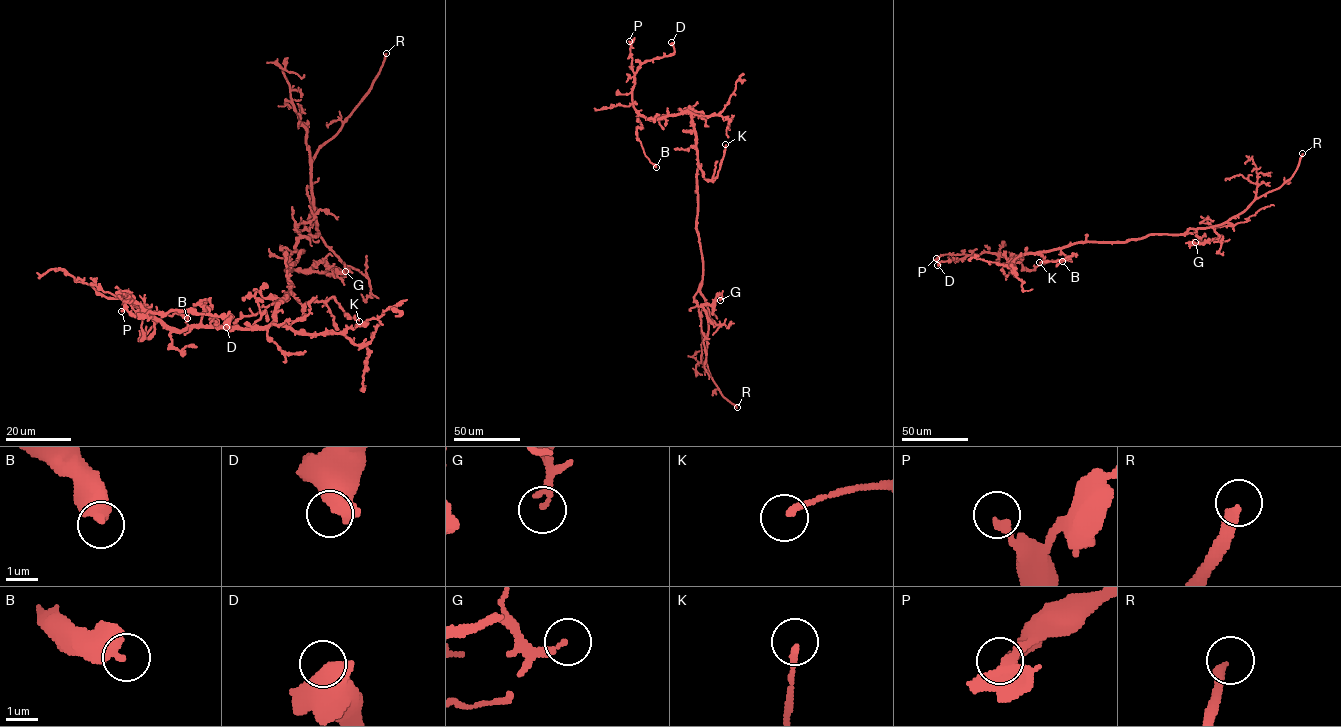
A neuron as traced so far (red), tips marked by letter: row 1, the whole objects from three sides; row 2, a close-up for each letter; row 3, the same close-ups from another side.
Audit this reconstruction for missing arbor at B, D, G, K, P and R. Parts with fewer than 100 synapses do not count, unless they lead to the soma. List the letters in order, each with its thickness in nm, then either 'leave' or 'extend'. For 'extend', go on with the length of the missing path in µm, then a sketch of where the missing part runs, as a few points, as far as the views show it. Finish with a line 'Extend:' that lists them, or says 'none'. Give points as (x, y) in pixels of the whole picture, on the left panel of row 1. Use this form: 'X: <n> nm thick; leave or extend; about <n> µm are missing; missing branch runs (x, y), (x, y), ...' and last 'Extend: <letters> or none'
B: 500 nm thick; leave
D: 650 nm thick; leave
G: 220 nm thick; leave
K: 200 nm thick; leave
P: 240 nm thick; leave
R: 320 nm thick; extend; about 40 µm are missing
Extend: R

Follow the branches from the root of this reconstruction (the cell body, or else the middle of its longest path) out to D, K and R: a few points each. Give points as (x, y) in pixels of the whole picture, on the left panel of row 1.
D: (290, 270), (290, 289), (264, 326), (166, 328), (129, 296), (155, 312), (231, 316), (226, 327)
K: (290, 270), (292, 294), (301, 304), (327, 301), (333, 296), (349, 317), (358, 317), (359, 321)
R: (290, 270), (303, 250), (296, 249), (296, 241), (318, 232), (313, 158), (368, 91), (386, 53)

